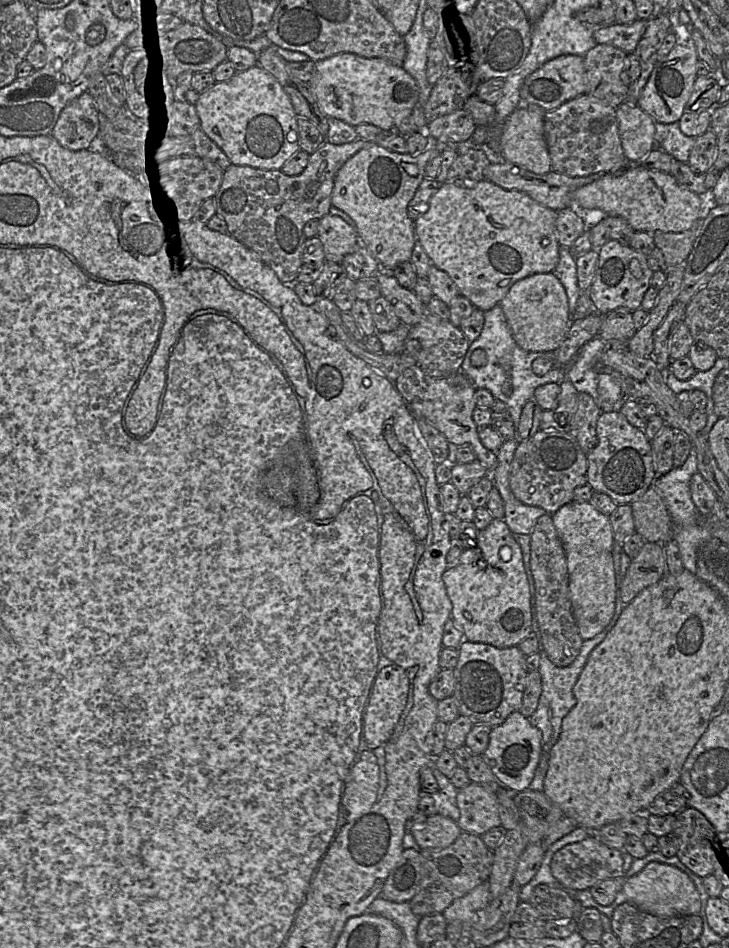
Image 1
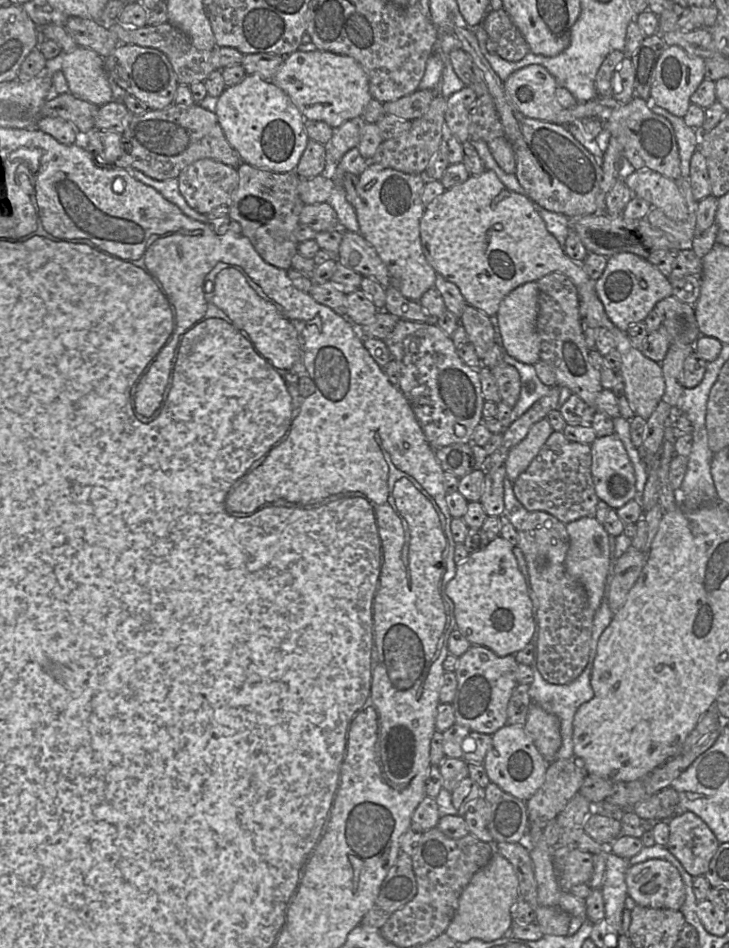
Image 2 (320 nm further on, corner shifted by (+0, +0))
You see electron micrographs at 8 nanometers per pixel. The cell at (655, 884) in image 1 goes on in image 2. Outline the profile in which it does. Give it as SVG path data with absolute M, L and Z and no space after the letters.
M650 859L629 866L626 885L628 896L644 907L680 910L686 899L679 871L662 859Z

